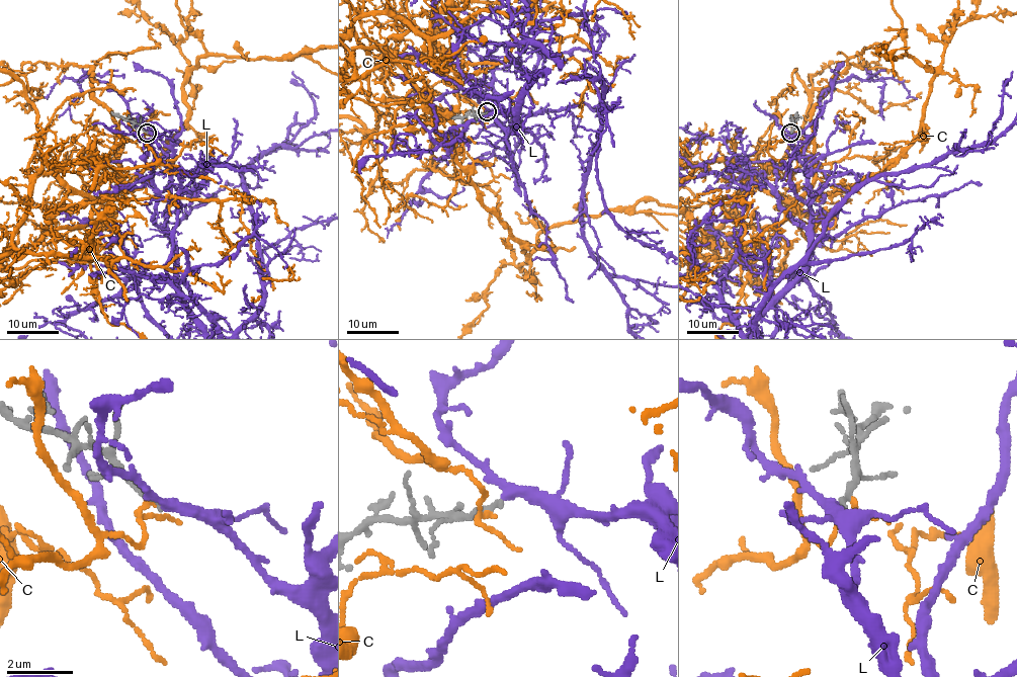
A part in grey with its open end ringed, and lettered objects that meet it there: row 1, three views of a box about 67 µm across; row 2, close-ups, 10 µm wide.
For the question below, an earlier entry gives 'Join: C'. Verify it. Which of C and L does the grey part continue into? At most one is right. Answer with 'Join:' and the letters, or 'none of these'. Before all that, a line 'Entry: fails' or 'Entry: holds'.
Entry: fails
Join: L

